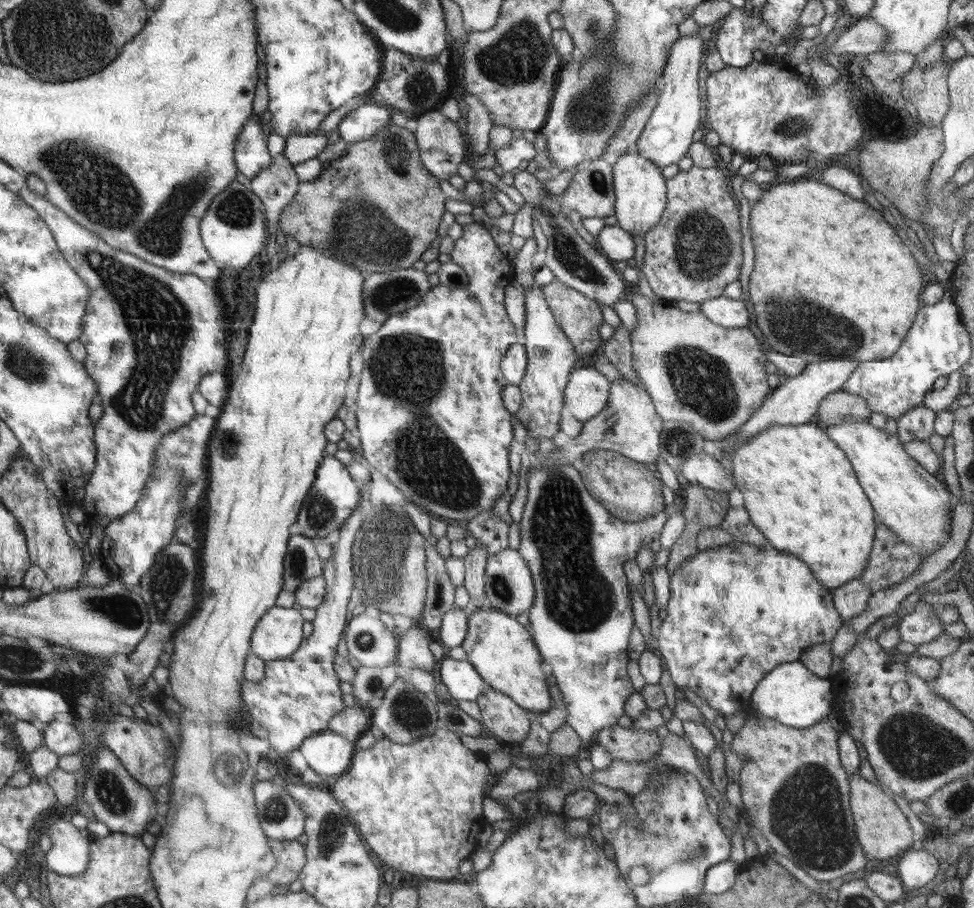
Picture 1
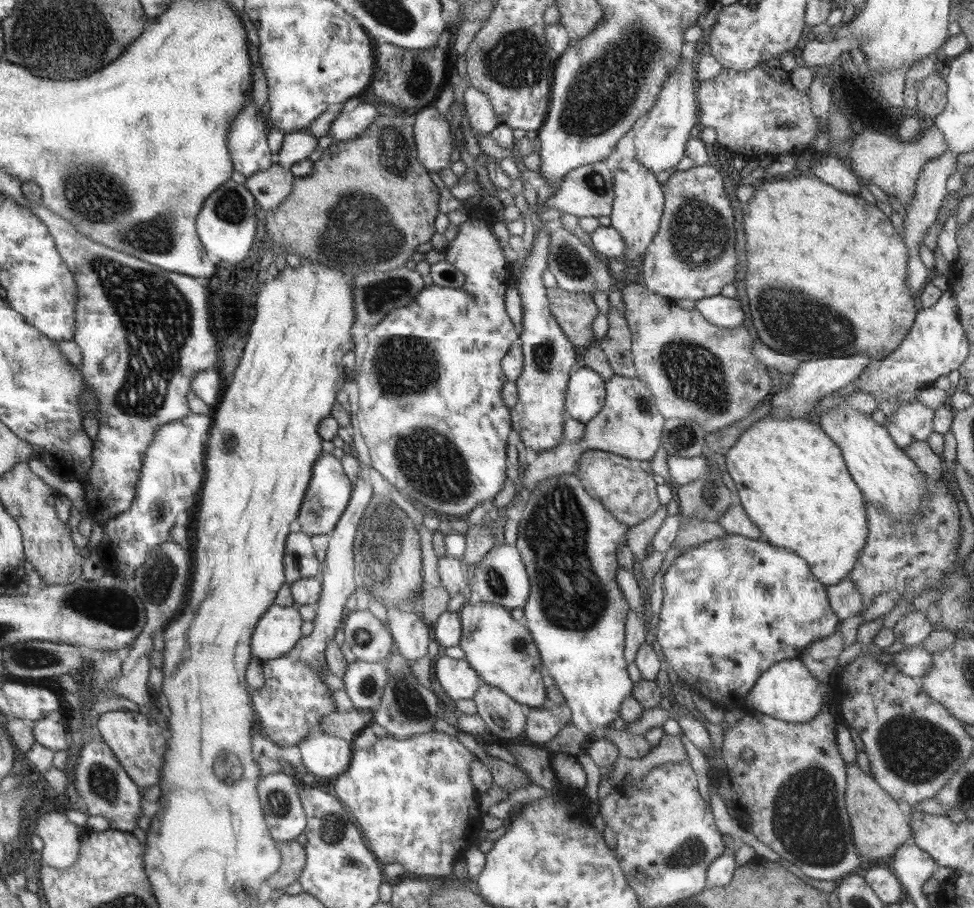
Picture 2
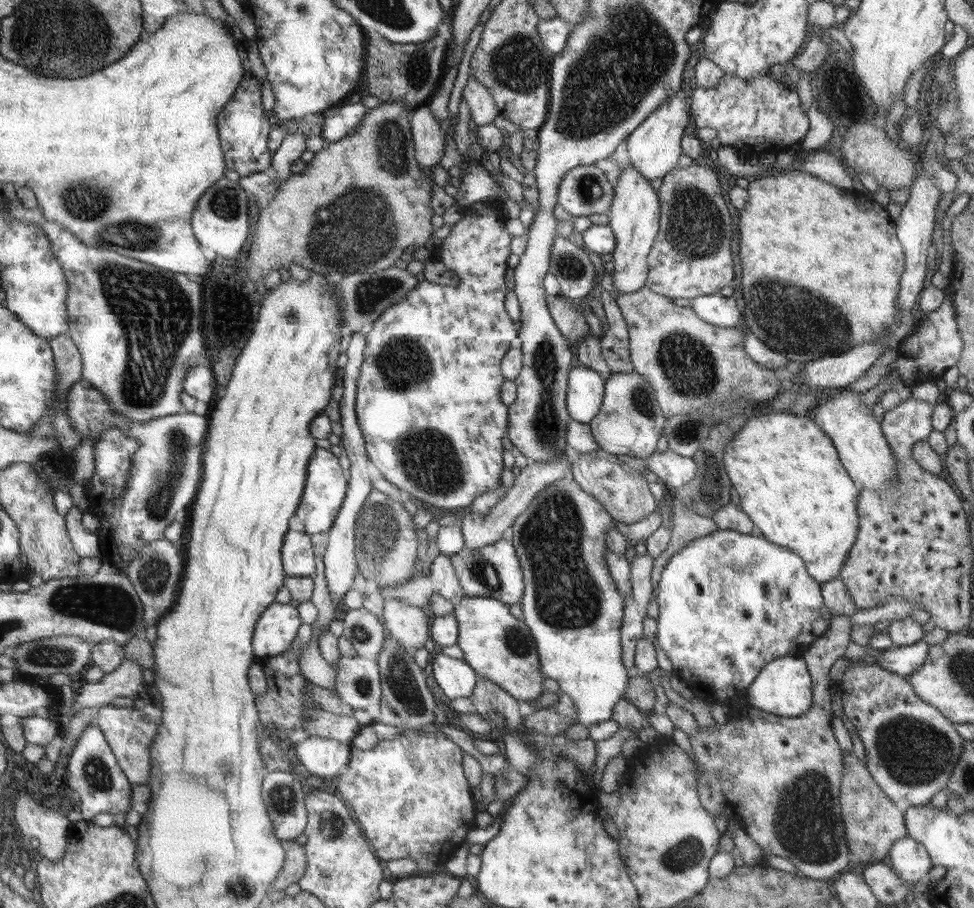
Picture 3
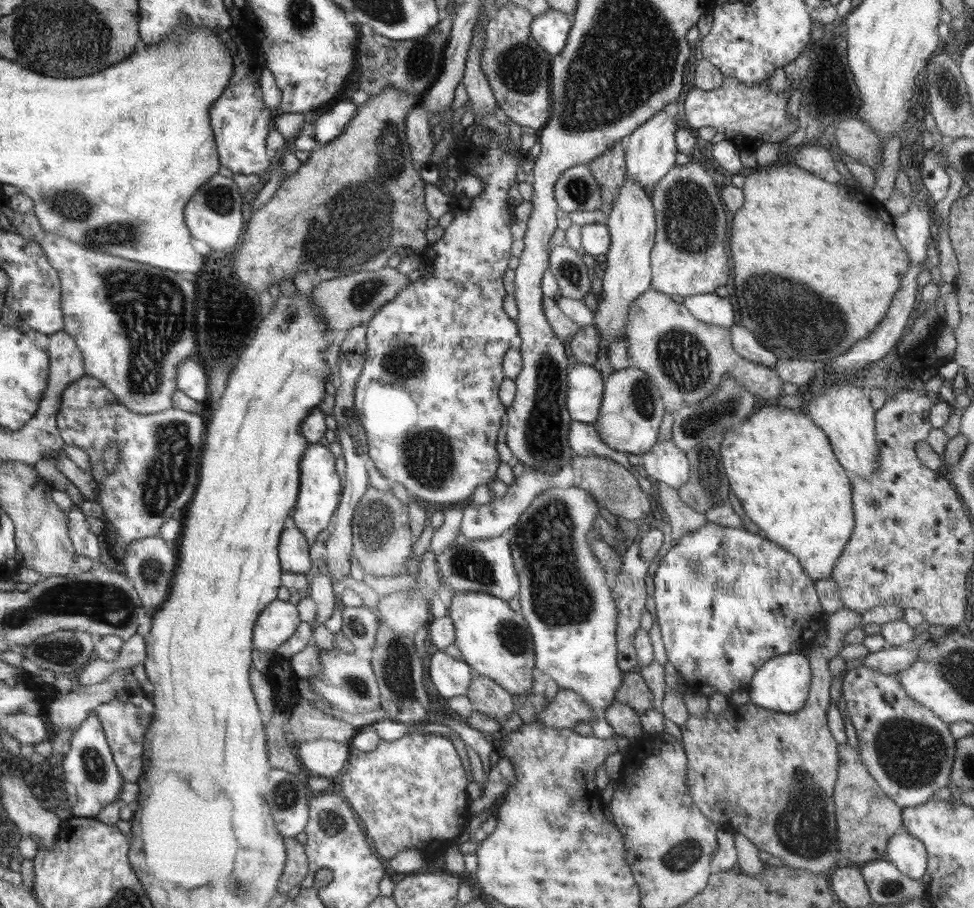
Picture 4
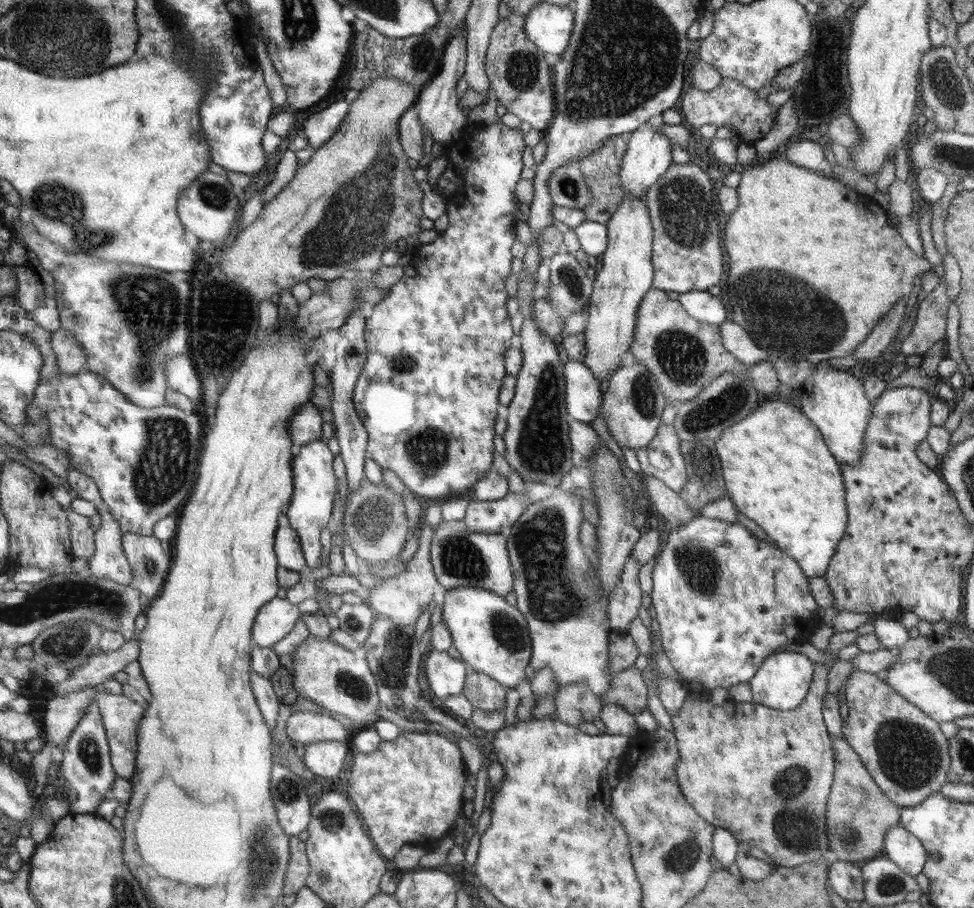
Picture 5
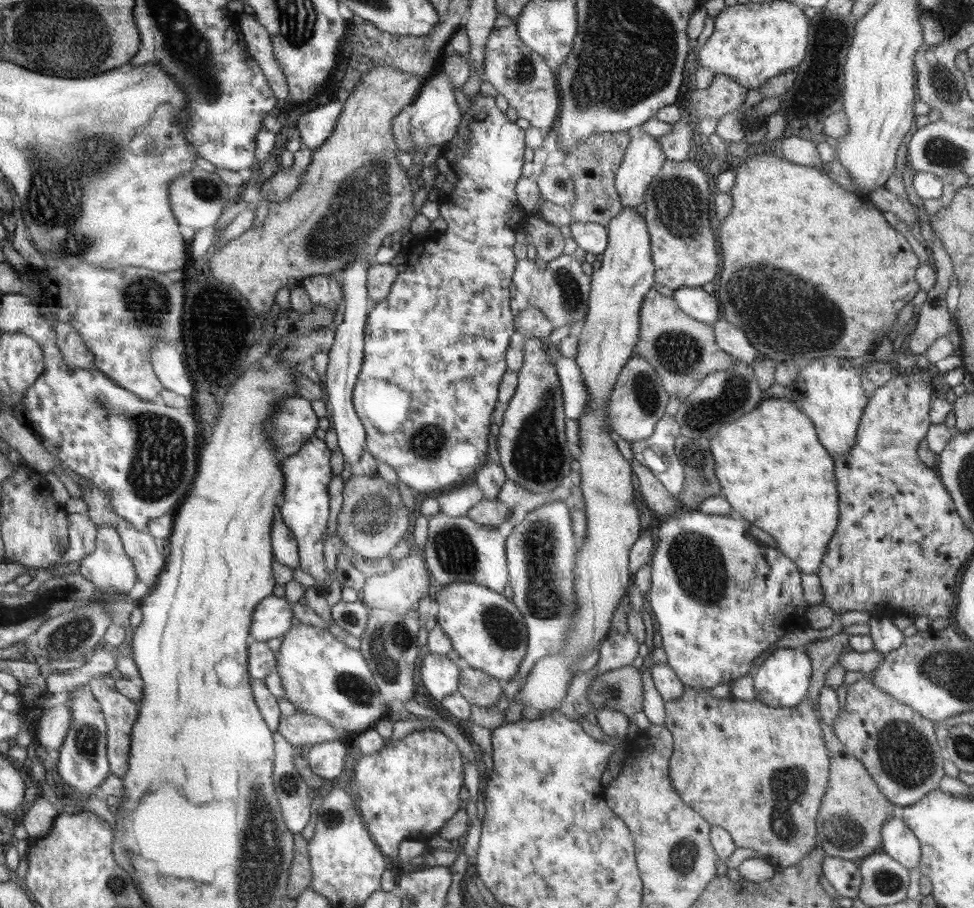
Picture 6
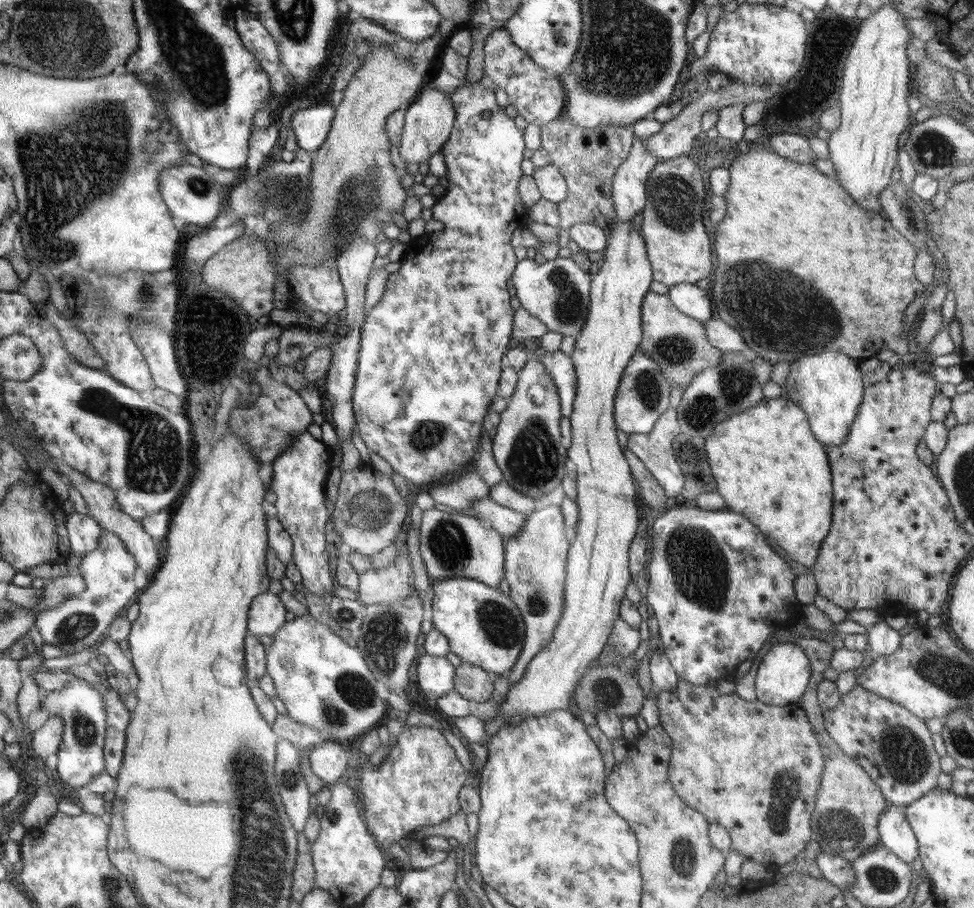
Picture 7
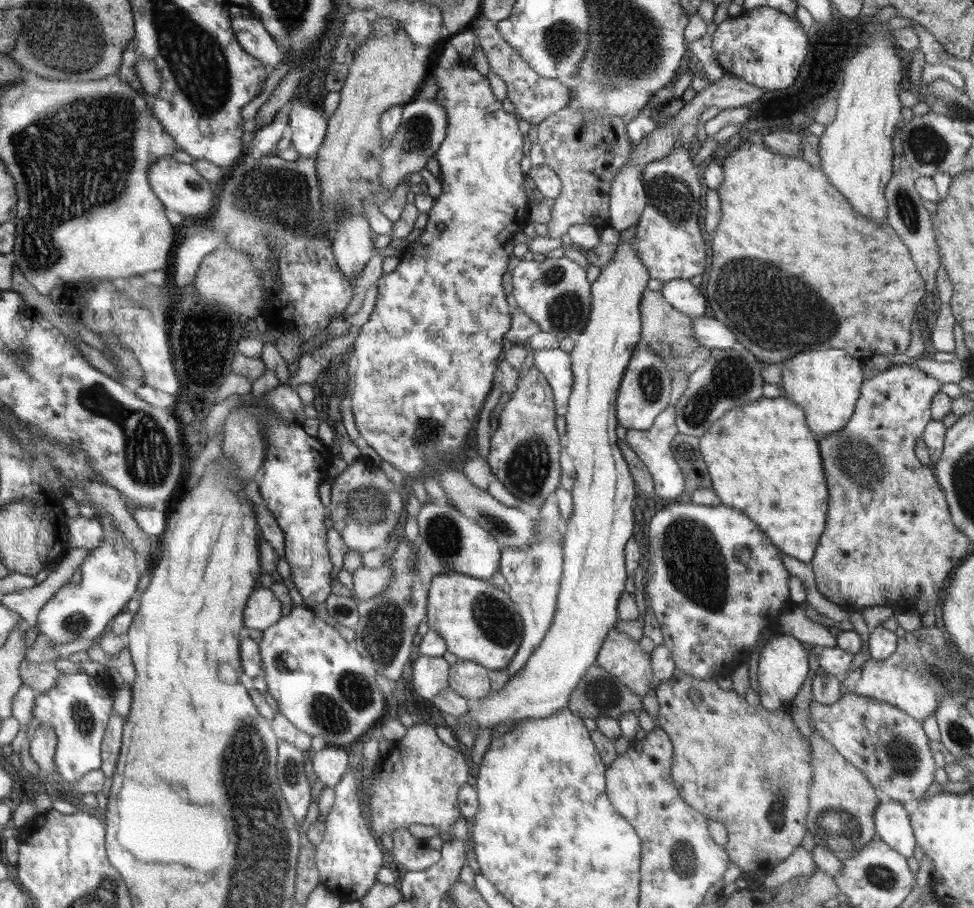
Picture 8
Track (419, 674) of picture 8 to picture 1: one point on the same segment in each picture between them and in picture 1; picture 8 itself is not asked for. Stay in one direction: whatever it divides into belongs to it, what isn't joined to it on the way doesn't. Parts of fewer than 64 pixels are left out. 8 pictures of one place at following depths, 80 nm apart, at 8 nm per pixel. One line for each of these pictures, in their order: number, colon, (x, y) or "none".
1: (463, 681)
2: (460, 681)
3: (456, 678)
4: (451, 676)
5: (446, 675)
6: (440, 675)
7: (435, 674)

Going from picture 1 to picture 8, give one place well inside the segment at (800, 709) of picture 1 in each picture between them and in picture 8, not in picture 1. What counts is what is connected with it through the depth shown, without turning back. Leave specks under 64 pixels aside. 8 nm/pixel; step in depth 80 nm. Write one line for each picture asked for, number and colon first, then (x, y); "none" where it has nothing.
2: (787, 690)
3: (783, 687)
4: (781, 684)
5: (782, 681)
6: (783, 680)
7: (783, 675)
8: (783, 666)

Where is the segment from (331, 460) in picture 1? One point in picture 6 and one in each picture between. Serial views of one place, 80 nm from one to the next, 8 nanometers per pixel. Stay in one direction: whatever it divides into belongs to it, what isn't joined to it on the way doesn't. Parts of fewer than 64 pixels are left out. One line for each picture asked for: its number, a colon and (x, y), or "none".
2: (329, 497)
3: (325, 488)
4: (321, 487)
5: (314, 484)
6: (304, 505)

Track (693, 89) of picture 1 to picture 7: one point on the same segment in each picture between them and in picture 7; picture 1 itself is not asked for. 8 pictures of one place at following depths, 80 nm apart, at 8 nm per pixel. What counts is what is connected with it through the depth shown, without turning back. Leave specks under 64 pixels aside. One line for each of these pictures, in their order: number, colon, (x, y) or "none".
2: (660, 139)
3: (654, 146)
4: (651, 151)
5: (648, 155)
6: (643, 159)
7: (629, 197)

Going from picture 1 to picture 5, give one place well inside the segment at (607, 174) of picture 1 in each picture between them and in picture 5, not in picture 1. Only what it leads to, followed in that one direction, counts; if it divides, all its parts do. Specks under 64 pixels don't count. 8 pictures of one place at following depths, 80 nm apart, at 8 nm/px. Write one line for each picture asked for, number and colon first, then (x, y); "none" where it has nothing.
2: (586, 191)
3: (584, 190)
4: (576, 189)
5: (567, 186)

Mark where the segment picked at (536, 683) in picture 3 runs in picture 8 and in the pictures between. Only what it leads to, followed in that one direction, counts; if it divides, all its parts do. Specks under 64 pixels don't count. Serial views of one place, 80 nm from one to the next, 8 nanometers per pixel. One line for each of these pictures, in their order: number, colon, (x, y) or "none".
4: (496, 641)
5: (492, 636)
6: (487, 629)
7: (484, 627)
8: (479, 622)

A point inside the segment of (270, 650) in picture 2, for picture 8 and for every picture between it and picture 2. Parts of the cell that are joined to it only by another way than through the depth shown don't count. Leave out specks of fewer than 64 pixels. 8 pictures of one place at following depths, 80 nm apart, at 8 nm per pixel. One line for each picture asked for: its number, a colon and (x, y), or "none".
3: (276, 629)
4: (279, 620)
5: (276, 619)
6: (272, 618)
7: (267, 614)
8: (263, 610)

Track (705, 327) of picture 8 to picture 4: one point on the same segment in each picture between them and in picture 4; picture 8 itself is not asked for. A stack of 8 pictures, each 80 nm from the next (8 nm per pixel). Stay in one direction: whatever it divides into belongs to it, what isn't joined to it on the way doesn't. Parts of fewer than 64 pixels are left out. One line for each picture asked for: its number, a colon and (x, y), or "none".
4: (745, 344)
5: (736, 340)
6: (730, 339)
7: (724, 338)

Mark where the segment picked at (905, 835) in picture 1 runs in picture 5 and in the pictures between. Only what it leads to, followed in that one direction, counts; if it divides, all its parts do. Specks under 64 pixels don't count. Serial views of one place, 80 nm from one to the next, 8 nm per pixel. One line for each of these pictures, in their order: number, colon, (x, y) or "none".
2: (879, 826)
3: (873, 822)
4: (866, 818)
5: (858, 816)

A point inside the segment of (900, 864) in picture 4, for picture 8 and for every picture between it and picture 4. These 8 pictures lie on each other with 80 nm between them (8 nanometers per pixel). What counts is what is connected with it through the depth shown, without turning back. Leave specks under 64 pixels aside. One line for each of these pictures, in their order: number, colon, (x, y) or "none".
5: (903, 848)
6: (899, 842)
7: (894, 830)
8: (892, 824)

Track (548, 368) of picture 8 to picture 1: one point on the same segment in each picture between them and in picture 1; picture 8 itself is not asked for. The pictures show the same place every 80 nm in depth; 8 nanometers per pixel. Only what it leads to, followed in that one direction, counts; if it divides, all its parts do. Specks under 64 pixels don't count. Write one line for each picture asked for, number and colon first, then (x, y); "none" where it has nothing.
1: (586, 394)
2: (585, 394)
3: (586, 386)
4: (583, 399)
5: (583, 398)
6: (575, 396)
7: (560, 367)

